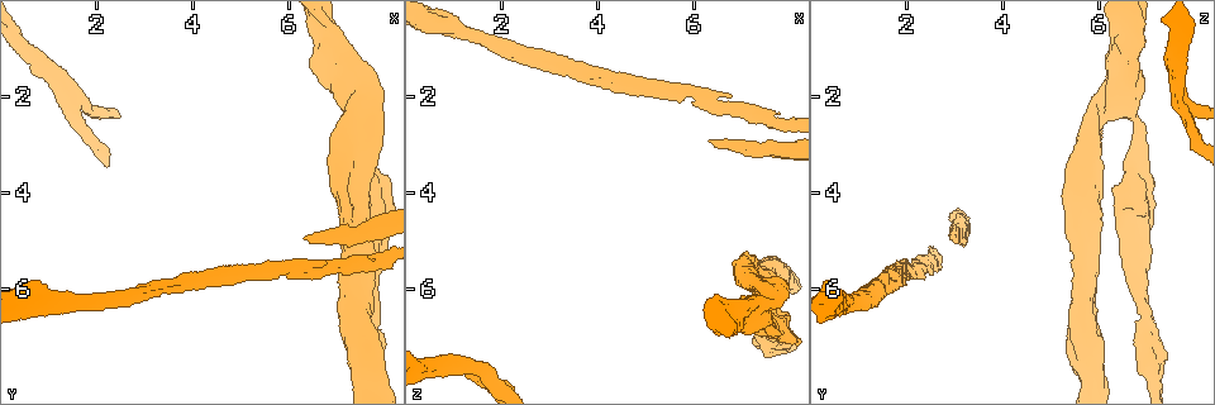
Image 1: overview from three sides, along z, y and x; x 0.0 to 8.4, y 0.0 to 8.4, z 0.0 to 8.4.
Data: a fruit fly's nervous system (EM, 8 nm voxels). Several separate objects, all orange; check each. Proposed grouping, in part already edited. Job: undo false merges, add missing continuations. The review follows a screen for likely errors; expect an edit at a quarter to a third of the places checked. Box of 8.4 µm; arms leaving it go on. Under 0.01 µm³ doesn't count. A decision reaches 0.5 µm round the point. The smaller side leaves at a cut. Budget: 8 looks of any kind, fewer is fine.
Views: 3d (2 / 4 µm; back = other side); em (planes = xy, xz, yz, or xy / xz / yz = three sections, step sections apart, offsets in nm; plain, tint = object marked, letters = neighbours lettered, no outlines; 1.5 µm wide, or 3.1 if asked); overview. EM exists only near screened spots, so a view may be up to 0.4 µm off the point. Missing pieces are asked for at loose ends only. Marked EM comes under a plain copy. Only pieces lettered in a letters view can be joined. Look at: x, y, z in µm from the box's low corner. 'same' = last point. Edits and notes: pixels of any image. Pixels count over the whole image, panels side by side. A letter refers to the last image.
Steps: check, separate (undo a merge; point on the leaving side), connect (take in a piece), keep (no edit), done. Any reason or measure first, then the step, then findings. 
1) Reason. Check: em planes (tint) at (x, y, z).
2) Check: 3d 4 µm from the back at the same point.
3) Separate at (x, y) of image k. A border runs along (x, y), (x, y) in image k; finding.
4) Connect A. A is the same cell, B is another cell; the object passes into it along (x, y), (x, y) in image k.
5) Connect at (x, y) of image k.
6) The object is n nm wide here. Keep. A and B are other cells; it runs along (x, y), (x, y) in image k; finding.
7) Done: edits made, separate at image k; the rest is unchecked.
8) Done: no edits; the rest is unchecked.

Branch stops here. Check: 3d 4 µm at (6.30, 4.95, 2.90).

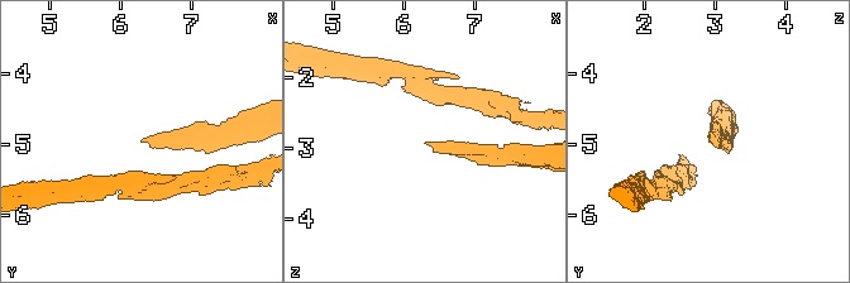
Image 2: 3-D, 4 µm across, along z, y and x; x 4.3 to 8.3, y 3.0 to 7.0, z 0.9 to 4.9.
Shape alone is not enough. Check: em planes (letters) at (6.35, 4.90, 2.90).

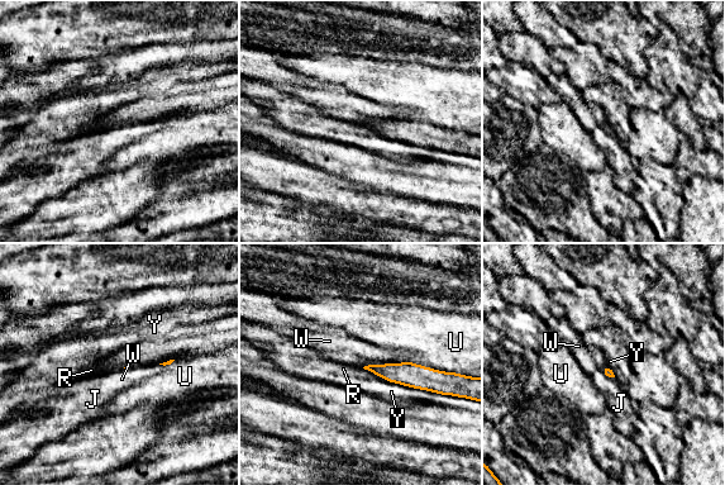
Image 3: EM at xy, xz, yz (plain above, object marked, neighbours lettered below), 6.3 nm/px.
Connect J. J is the same cell, R, U, W and Y are other cells; the object passes into it along (606, 369), (611, 376), (619, 403) in image 3; the cell continues.

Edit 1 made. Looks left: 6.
Thick end. Check: em planes (tint) at (7.30, 4.50, 5.35).

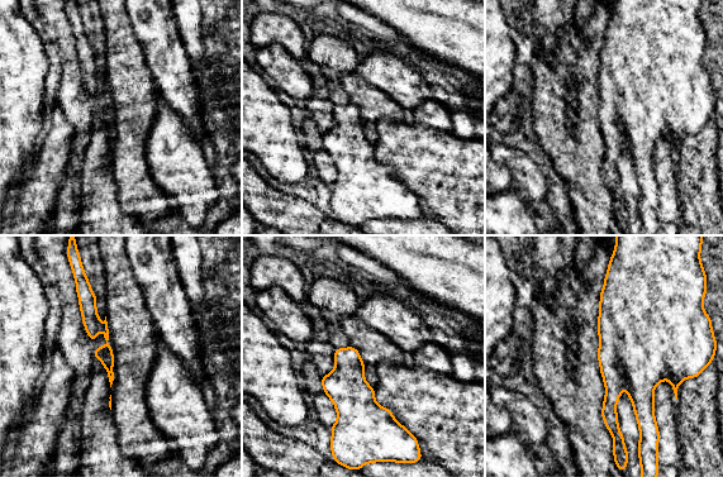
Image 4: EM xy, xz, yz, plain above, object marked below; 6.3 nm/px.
What lies round it. Check: em planes (letters) at the same point.

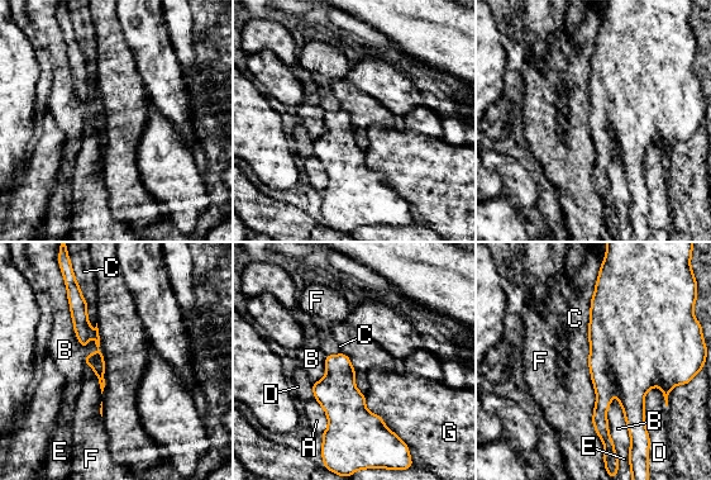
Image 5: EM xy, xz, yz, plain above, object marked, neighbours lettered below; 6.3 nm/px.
Keep. A, B, C, D, E, F and G are other cells; it runs along (79, 296), (80, 323), (96, 340), (100, 374) in image 5; none of them fits.

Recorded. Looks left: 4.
Three arms meet. Check: 3d 4 µm at (1.60, 2.20, 7.75).

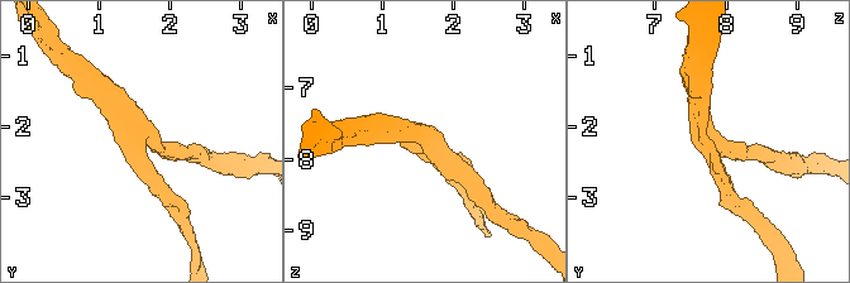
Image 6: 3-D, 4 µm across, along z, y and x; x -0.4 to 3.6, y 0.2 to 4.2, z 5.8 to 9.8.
3 arms meet here; the arms are 190, 240, 280 nm wide. Check: em xy step 4 (tint) at (1.60, 2.15, 7.70).

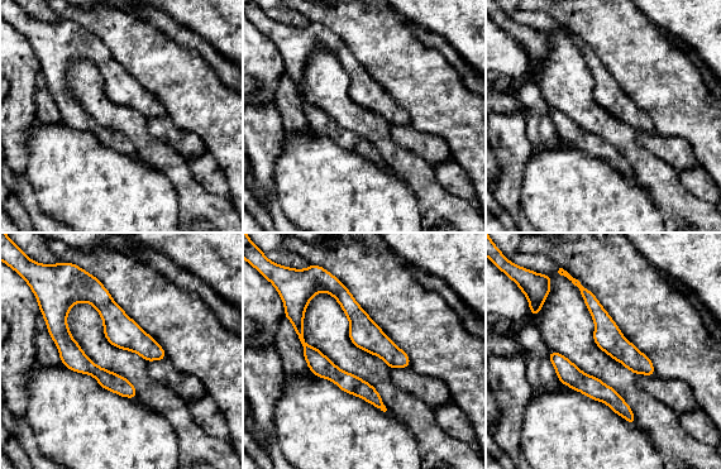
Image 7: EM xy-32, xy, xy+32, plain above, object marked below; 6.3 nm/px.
Cut it another way. Check: em planes (letters) at the same point.

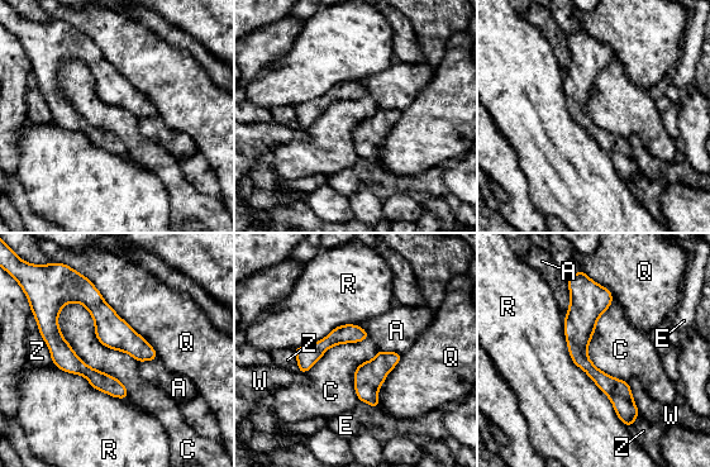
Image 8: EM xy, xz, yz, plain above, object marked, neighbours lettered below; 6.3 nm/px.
Keep. A, C, E, Q, R, W and Z are other cells; a border runs along (65, 304), (62, 337), (129, 398) in image 8; one cell here.

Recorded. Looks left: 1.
Done: edits made, connect at image 3; the rest is unchecked.

